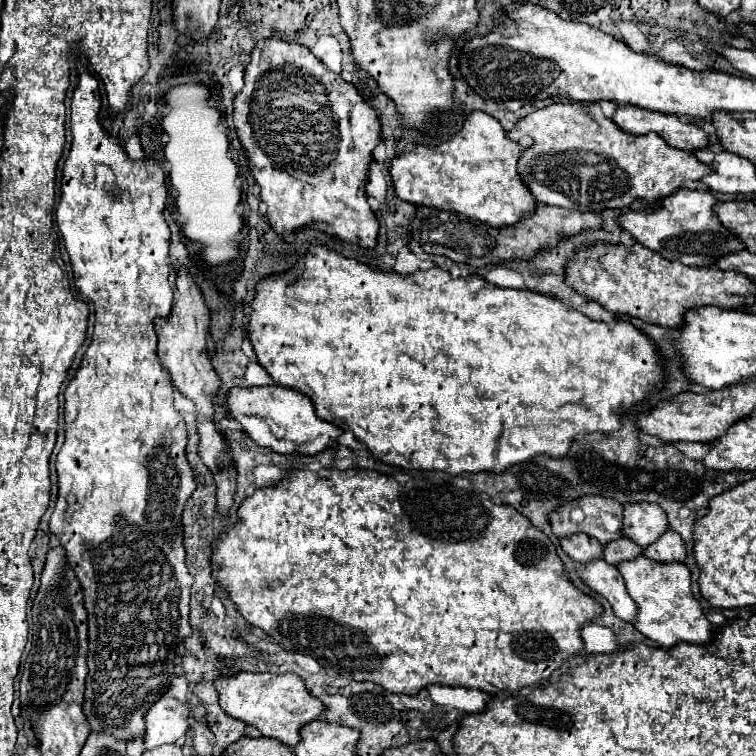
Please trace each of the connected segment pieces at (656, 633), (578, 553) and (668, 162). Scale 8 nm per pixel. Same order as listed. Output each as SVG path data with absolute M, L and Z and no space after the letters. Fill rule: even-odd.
M639 556L631 562L619 564L617 568L625 578L627 592L639 606L639 616L633 626L643 636L655 640L661 646L675 646L679 642L705 644L713 640L715 628L707 620L701 604L691 594L691 572L685 564L661 564L649 560L647 556Z
M575 534L571 538L565 538L561 540L561 546L567 552L567 556L579 564L603 558L603 548L605 548L601 542L589 538L587 534Z
M551 104L543 110L535 110L523 120L517 122L517 126L507 132L509 138L521 138L531 136L533 146L529 146L517 168L521 174L521 180L531 190L537 202L541 204L553 204L569 210L581 210L581 212L603 212L605 208L629 208L635 200L643 200L649 206L657 206L661 198L669 196L671 192L679 190L683 182L687 180L701 180L713 168L699 162L693 154L681 152L679 148L669 148L665 140L657 134L643 134L635 136L629 132L623 132L617 128L617 124L601 114L599 104Z

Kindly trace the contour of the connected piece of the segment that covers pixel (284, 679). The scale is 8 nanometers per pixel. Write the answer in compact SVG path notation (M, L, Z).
M241 672L233 678L221 678L215 682L219 690L221 708L251 726L257 726L263 736L275 738L287 746L301 742L301 728L311 720L319 720L325 706L305 688L305 682L297 674L249 674Z

